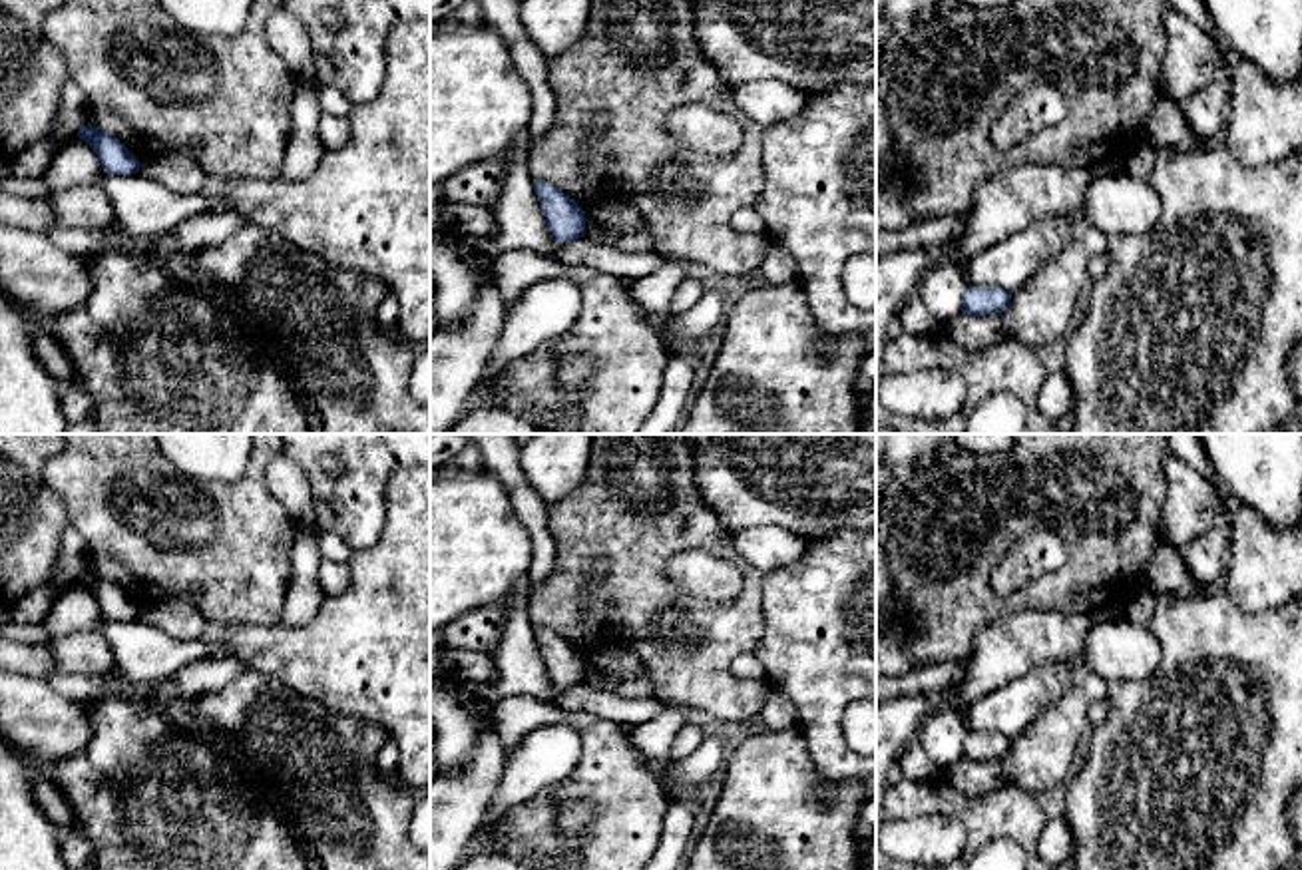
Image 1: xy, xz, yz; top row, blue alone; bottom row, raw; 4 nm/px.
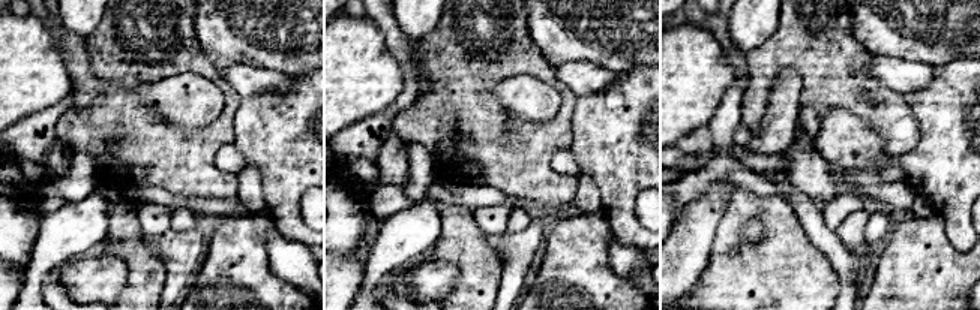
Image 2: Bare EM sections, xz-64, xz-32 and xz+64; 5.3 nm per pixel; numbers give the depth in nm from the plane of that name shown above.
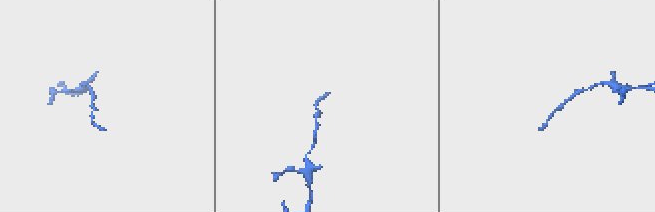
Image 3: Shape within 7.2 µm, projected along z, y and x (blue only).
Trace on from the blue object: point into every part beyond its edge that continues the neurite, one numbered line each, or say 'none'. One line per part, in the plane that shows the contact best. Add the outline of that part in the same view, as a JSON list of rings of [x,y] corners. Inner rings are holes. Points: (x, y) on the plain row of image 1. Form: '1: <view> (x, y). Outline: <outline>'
none

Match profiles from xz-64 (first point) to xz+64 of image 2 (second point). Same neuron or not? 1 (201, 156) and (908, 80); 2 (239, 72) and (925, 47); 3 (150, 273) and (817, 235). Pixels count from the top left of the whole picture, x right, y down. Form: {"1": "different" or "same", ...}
{"1": "different", "2": "different", "3": "different"}

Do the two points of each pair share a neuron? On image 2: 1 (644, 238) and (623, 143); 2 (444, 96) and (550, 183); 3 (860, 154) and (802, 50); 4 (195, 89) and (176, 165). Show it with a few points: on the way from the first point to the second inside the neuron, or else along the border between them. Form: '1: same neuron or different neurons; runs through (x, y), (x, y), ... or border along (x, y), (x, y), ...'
1: same neuron; runs through (623, 214), (623, 166)
2: same neuron; runs through (461, 125), (496, 156), (521, 168)
3: different neurons; border along (820, 116), (830, 110), (848, 110), (868, 123)
4: different neurons; border along (218, 116), (204, 126), (179, 131)

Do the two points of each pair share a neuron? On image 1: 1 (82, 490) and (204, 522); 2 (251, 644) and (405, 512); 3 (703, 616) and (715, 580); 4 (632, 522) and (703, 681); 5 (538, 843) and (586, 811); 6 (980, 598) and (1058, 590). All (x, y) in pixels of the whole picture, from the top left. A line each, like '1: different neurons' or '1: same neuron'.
1: same neuron
2: same neuron
3: different neurons
4: same neuron
5: different neurons
6: same neuron

